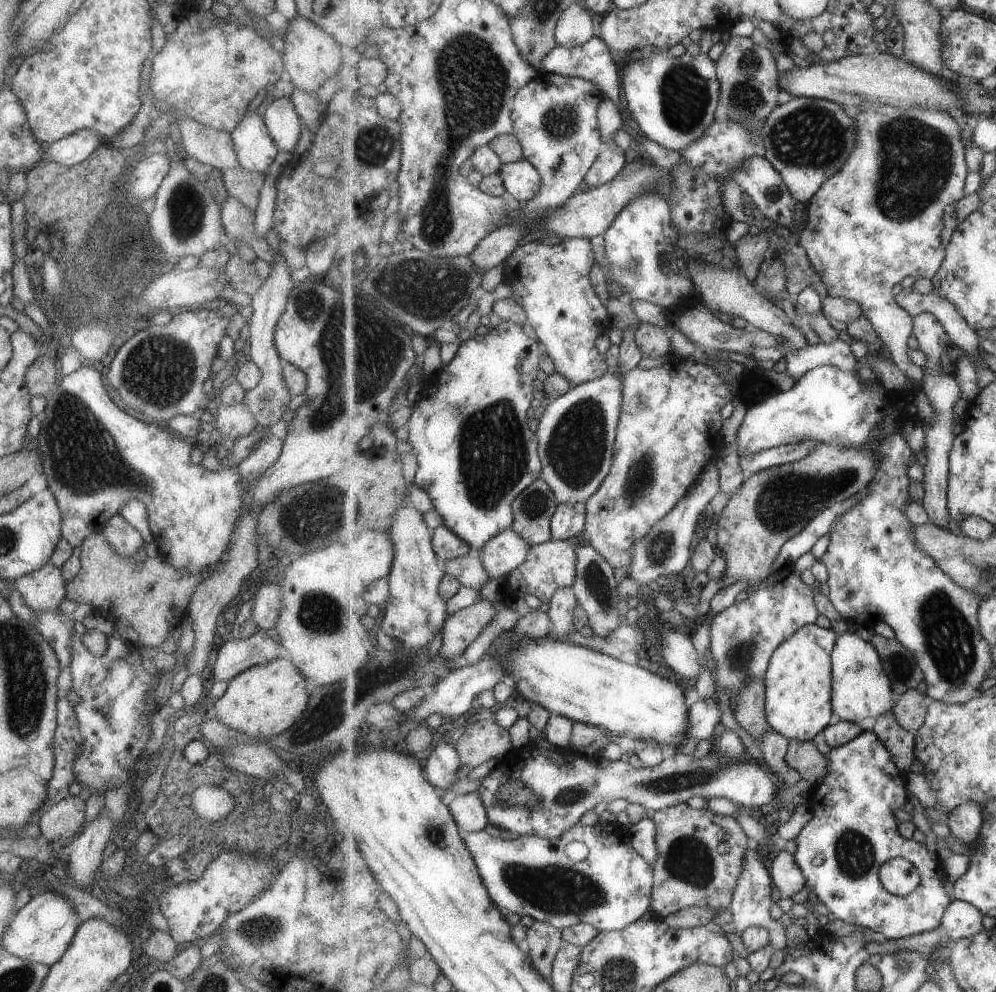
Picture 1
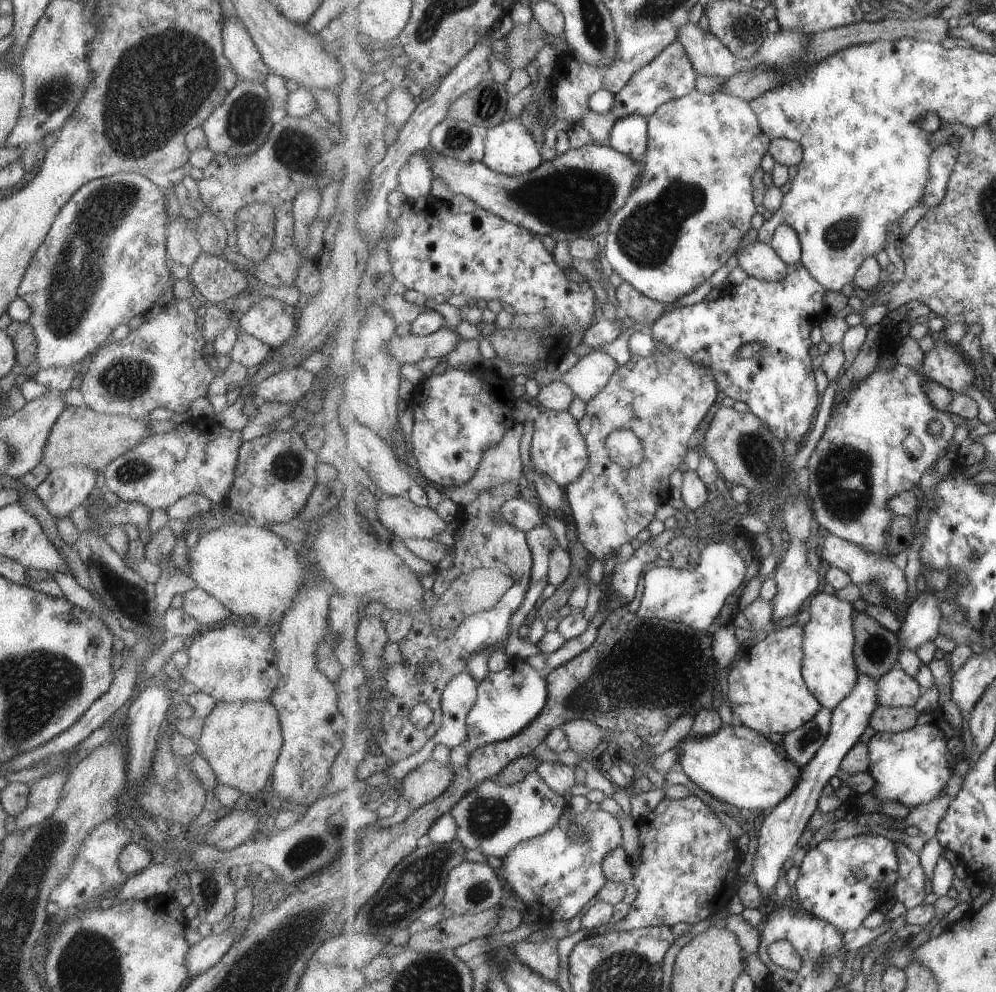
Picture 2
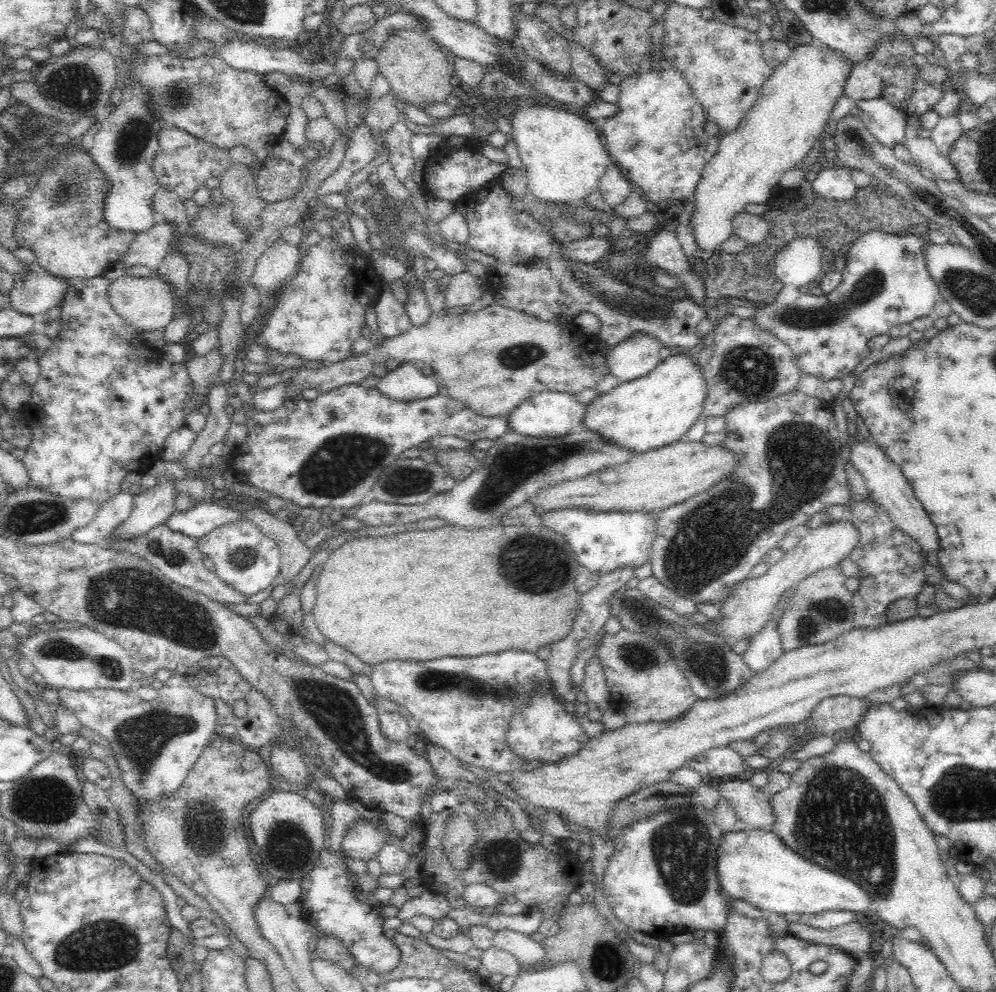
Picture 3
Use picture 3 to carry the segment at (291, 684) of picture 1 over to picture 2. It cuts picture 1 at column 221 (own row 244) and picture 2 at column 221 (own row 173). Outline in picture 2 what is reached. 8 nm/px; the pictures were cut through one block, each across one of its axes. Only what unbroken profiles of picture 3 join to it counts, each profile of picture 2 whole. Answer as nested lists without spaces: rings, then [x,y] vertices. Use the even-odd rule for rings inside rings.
[[[216,702],[211,713],[203,719],[203,727],[196,743],[195,754],[207,761],[219,785],[238,790],[240,795],[246,794],[250,797],[257,795],[261,798],[261,789],[269,780],[281,748],[282,733],[277,712],[271,702]]]

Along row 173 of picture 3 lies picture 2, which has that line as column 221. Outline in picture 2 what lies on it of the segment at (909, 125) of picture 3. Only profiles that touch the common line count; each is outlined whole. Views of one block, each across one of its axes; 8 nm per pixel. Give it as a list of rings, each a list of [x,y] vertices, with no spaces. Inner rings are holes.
[[[227,929],[219,934],[203,937],[198,945],[189,948],[186,953],[186,968],[189,976],[198,976],[202,971],[208,970],[217,963],[221,956],[231,947],[236,938],[233,929]]]

